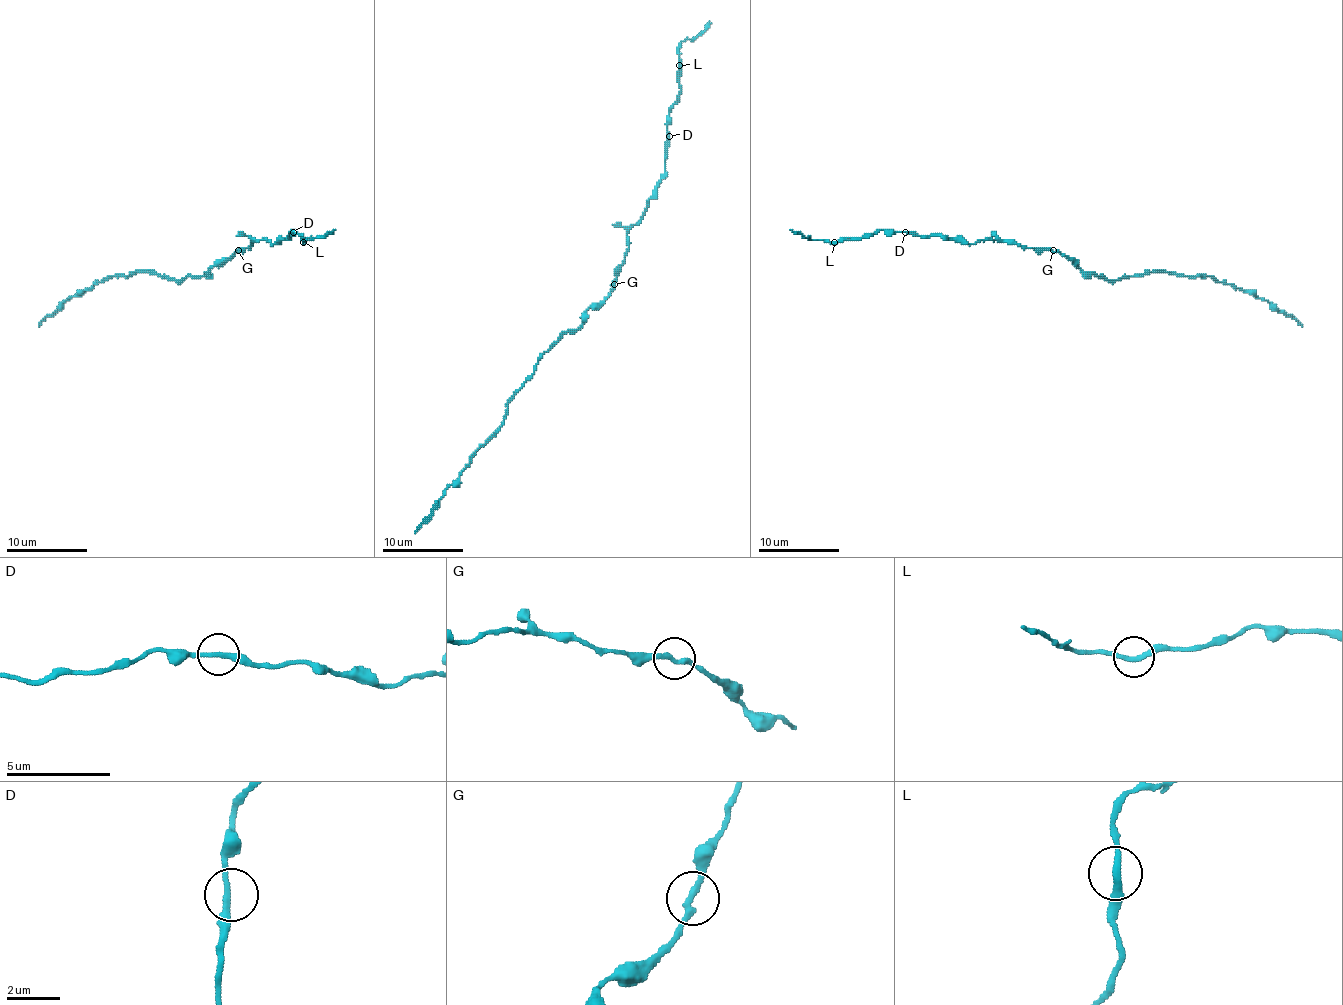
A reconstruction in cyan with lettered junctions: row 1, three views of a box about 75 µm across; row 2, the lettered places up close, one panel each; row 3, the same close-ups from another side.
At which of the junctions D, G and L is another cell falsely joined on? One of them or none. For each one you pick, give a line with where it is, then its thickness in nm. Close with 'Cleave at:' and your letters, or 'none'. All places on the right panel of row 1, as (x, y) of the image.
Cleave at: none

